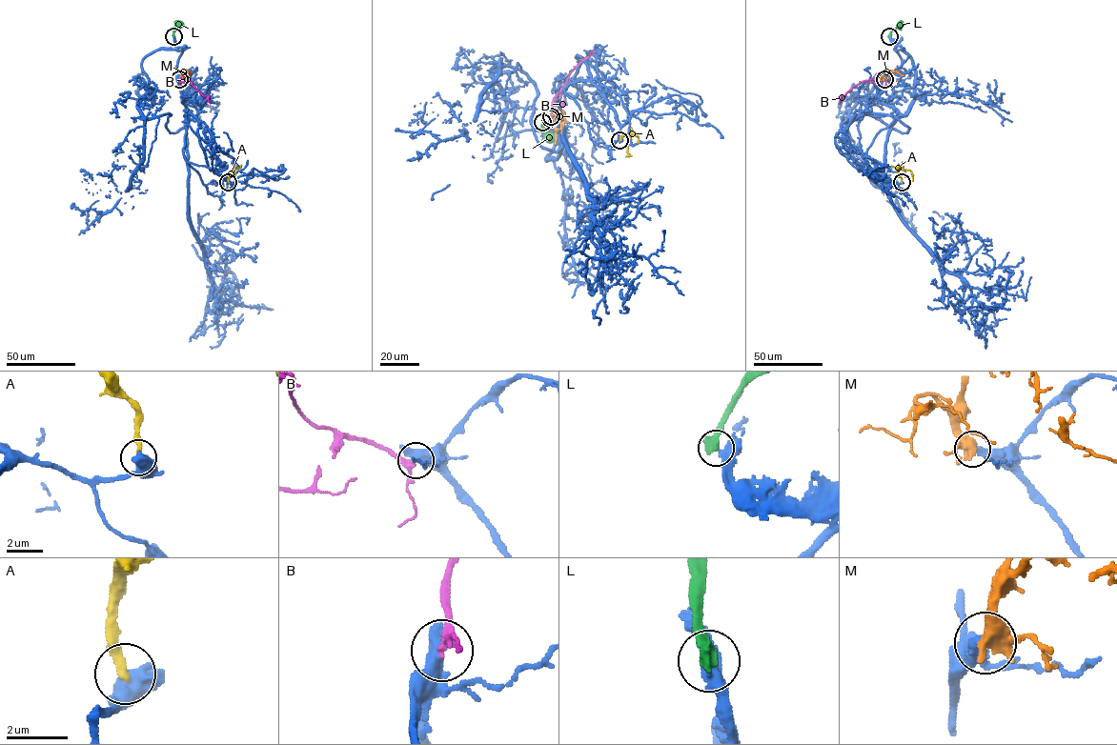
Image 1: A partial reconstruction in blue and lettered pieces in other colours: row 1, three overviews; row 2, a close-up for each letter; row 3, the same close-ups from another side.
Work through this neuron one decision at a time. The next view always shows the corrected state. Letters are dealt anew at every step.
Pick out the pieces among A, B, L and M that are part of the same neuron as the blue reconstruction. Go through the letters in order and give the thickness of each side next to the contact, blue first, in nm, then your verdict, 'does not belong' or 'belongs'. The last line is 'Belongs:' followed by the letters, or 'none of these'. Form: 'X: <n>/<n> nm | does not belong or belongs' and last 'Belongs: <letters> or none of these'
A: 460/280 nm | does not belong
B: 650/190 nm | does not belong
L: 320/480 nm | does not belong
M: 400/480 nm | does not belong
Belongs: none of these

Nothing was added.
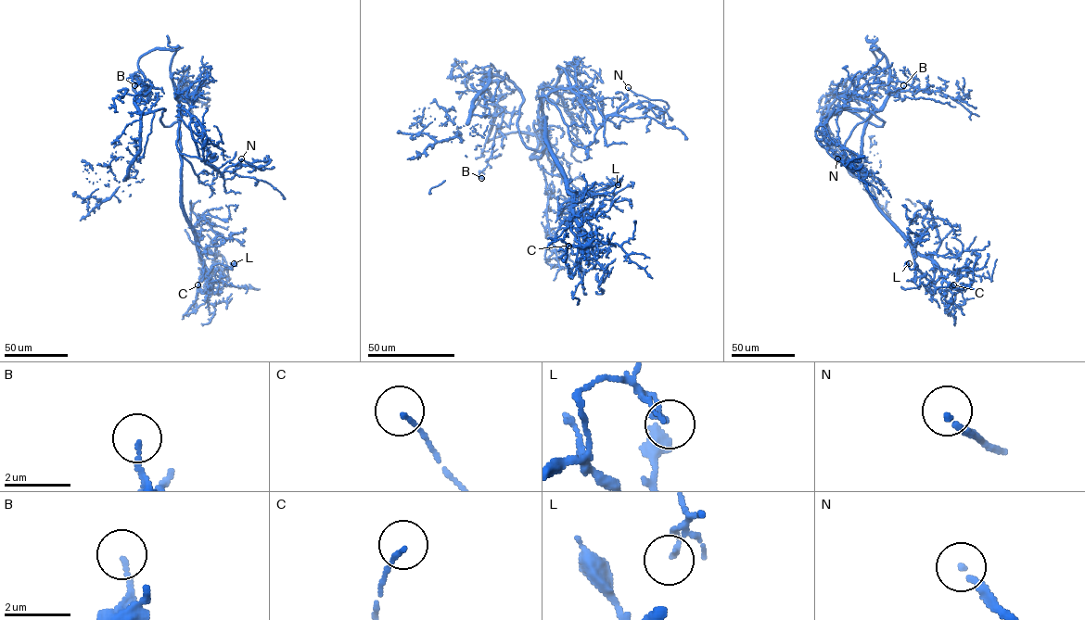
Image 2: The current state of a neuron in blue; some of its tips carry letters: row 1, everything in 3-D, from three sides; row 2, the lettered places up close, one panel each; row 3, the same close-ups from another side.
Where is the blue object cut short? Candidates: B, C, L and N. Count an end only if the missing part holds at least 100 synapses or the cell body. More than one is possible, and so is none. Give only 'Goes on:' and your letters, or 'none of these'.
Goes on: N

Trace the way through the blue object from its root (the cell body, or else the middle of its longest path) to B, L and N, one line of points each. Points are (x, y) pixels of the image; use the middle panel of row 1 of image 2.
B: (542, 142), (546, 135), (540, 151), (526, 146), (521, 92), (489, 74), (483, 87), (503, 119), (481, 178)
L: (542, 142), (545, 119), (549, 150), (565, 183), (576, 193), (574, 201), (611, 193), (618, 184)
N: (542, 142), (539, 97), (559, 89), (579, 98), (597, 128), (643, 101), (669, 107), (628, 87)

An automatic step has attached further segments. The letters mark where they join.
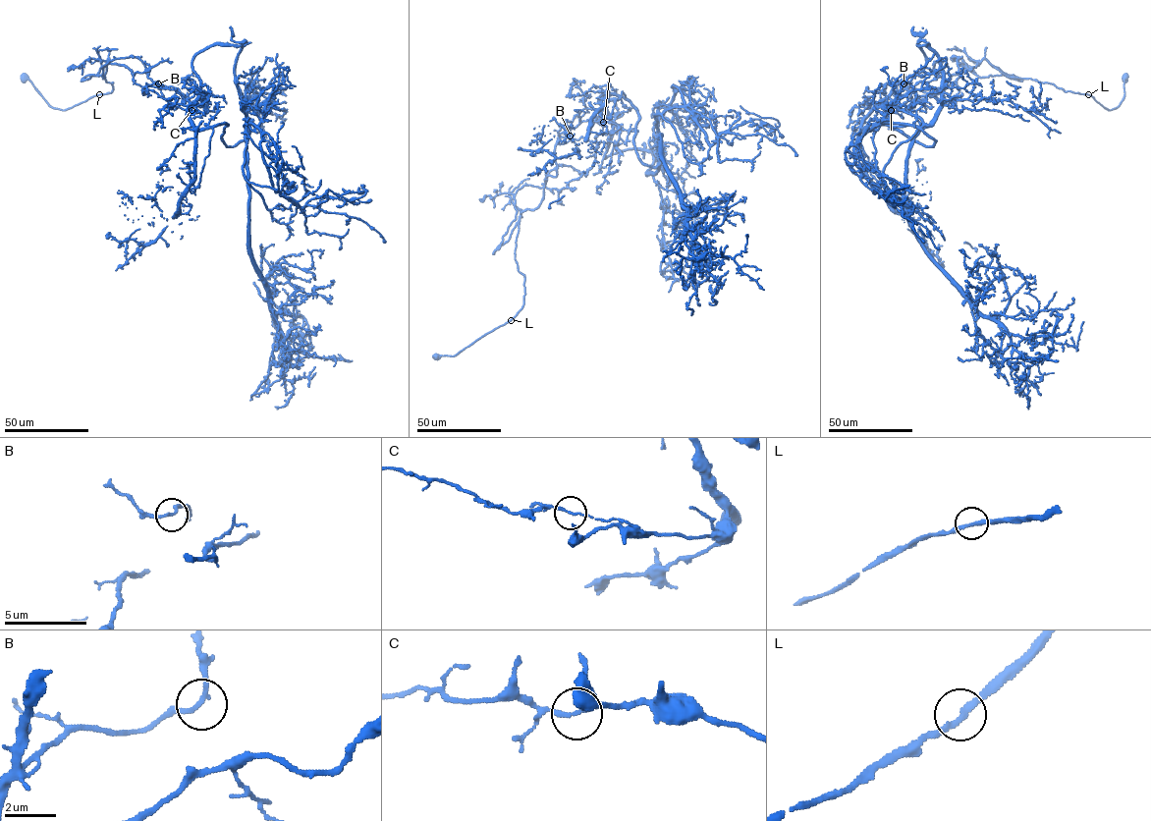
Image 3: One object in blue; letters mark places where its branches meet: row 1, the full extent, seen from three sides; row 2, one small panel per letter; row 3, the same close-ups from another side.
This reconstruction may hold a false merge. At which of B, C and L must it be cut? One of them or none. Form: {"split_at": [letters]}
{"split_at": ["C"]}

